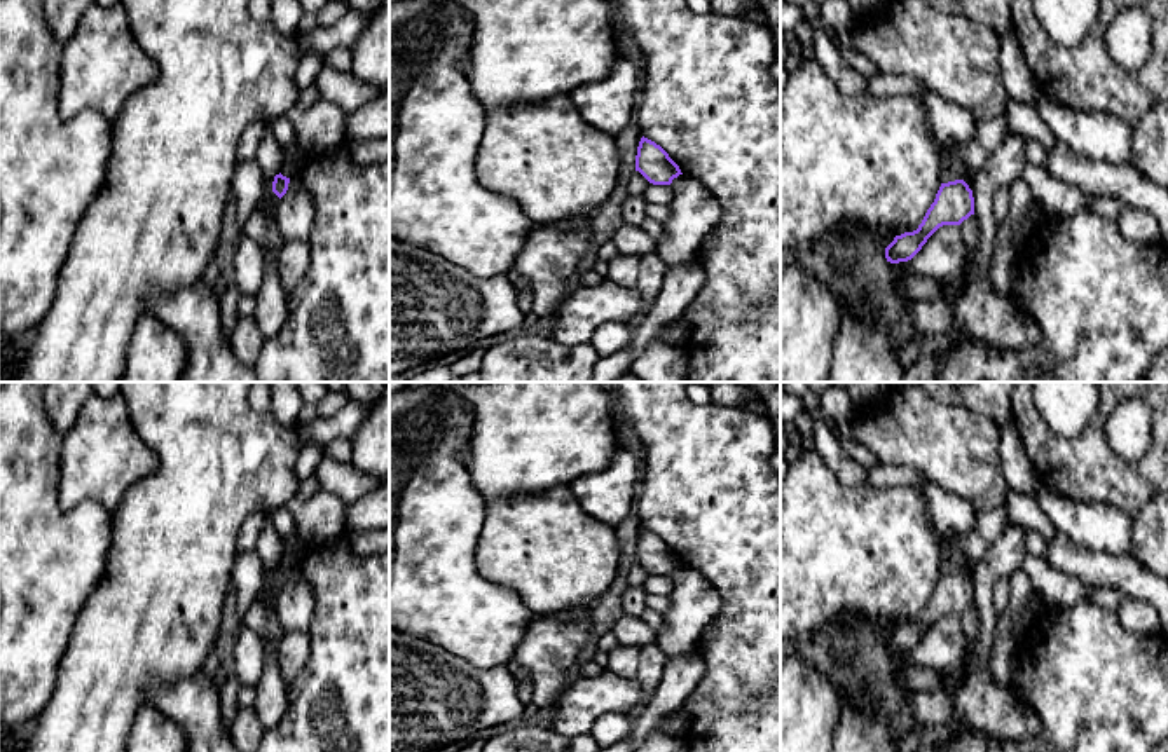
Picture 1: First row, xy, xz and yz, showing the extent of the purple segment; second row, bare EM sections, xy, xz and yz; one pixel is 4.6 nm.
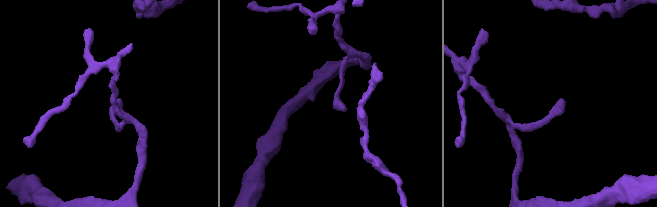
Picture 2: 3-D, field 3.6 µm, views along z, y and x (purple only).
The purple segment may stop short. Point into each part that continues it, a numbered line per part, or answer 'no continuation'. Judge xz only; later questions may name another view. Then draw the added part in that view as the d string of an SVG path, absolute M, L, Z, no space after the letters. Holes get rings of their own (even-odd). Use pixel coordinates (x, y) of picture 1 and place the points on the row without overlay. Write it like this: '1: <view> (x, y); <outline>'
no continuation

